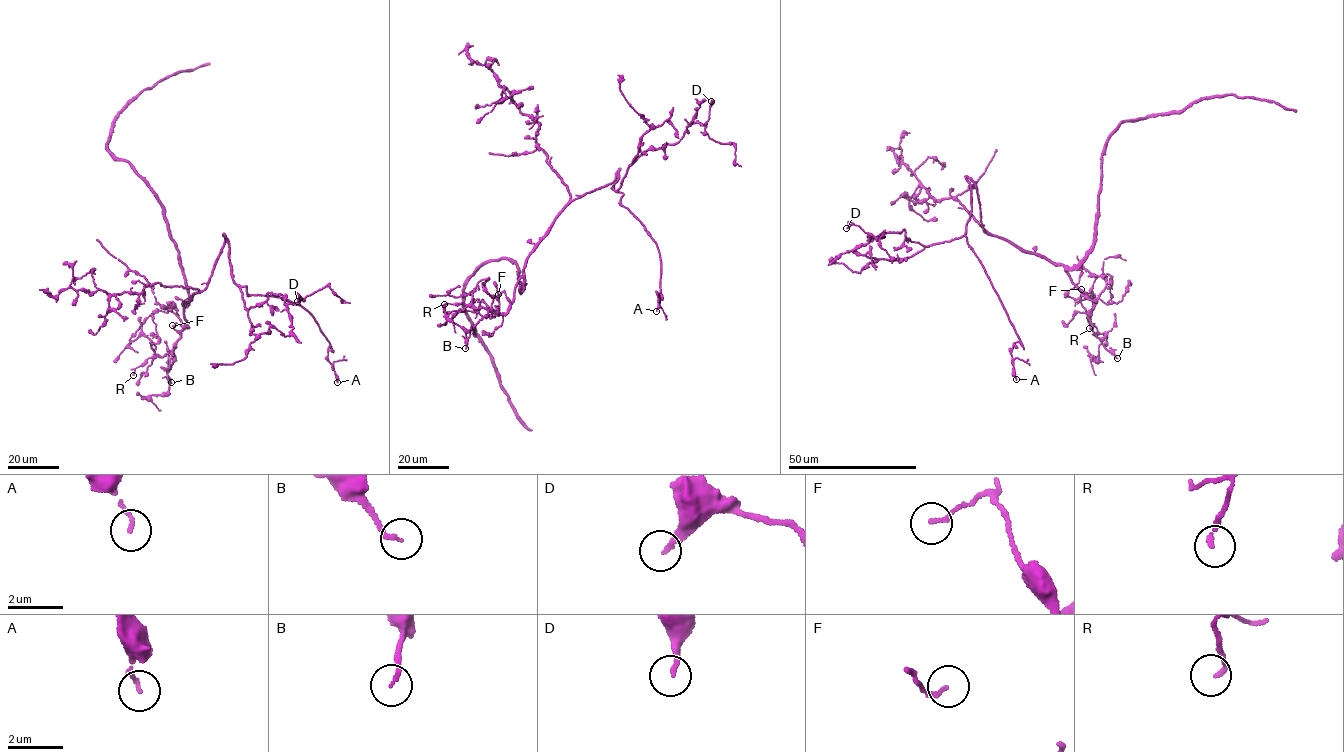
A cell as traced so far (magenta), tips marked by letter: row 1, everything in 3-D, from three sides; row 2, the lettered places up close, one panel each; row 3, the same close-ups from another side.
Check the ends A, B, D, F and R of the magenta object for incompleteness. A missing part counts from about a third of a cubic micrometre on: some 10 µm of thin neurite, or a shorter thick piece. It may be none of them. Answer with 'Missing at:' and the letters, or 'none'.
Missing at: B

